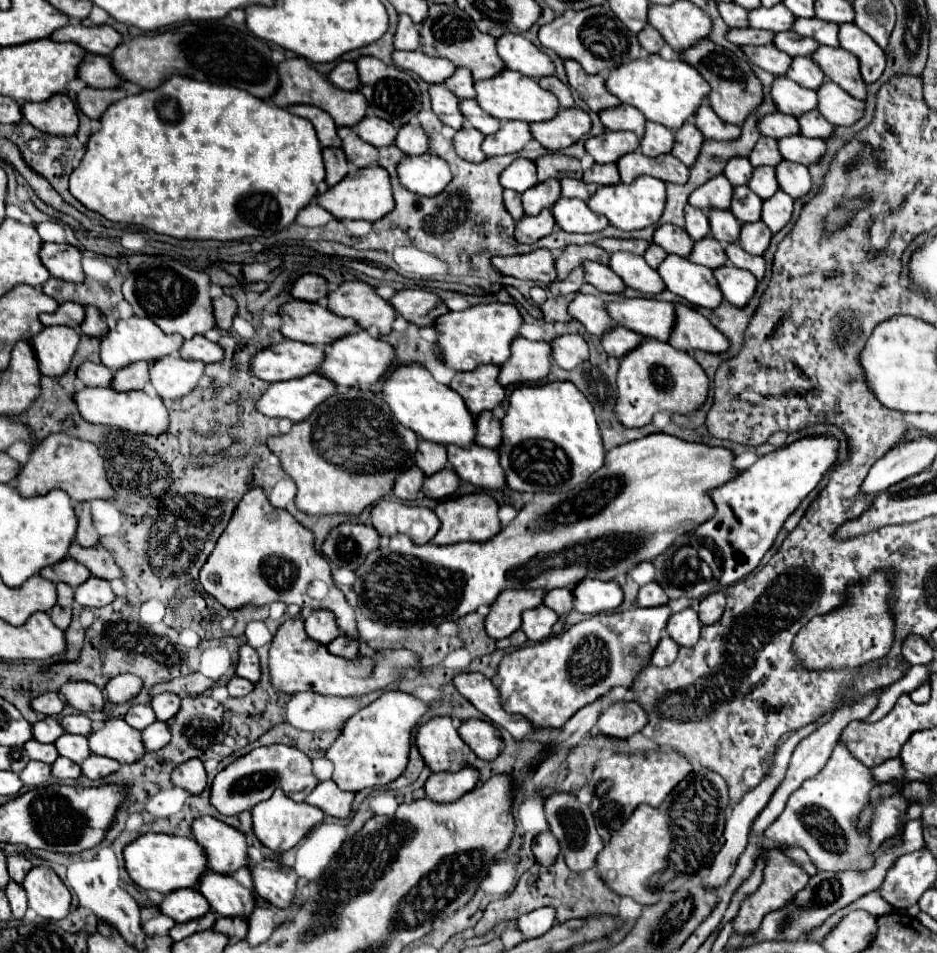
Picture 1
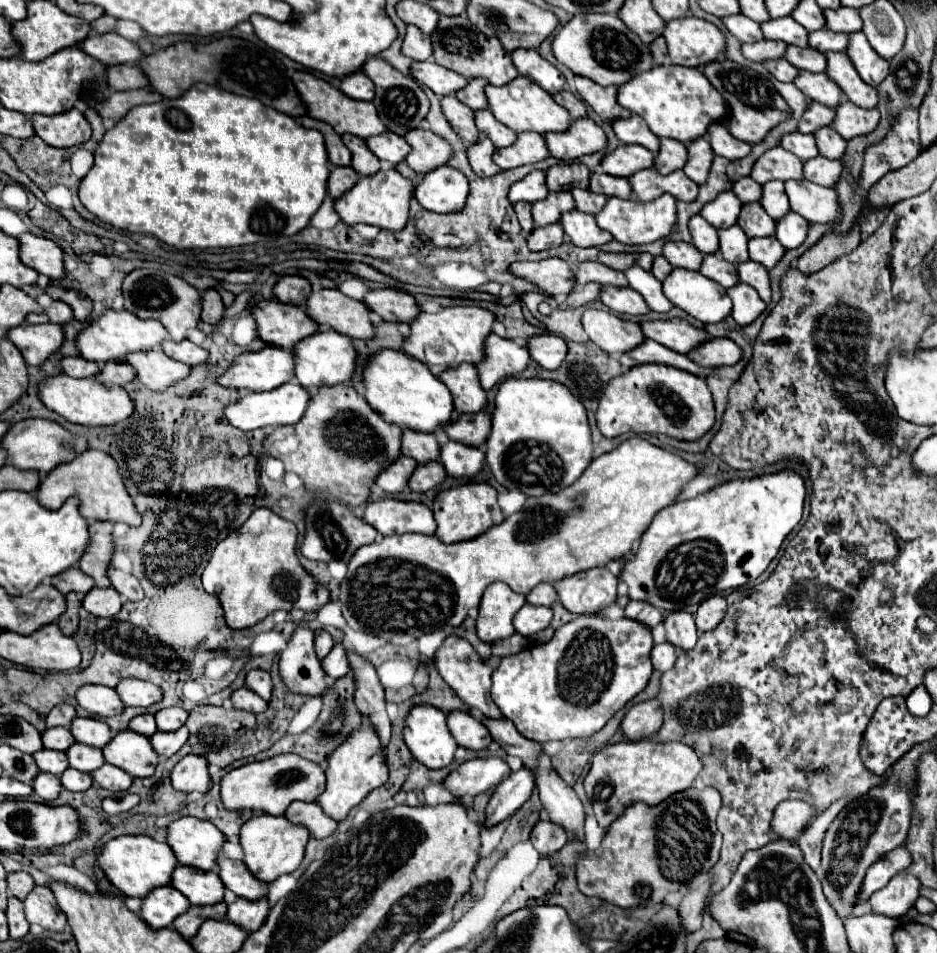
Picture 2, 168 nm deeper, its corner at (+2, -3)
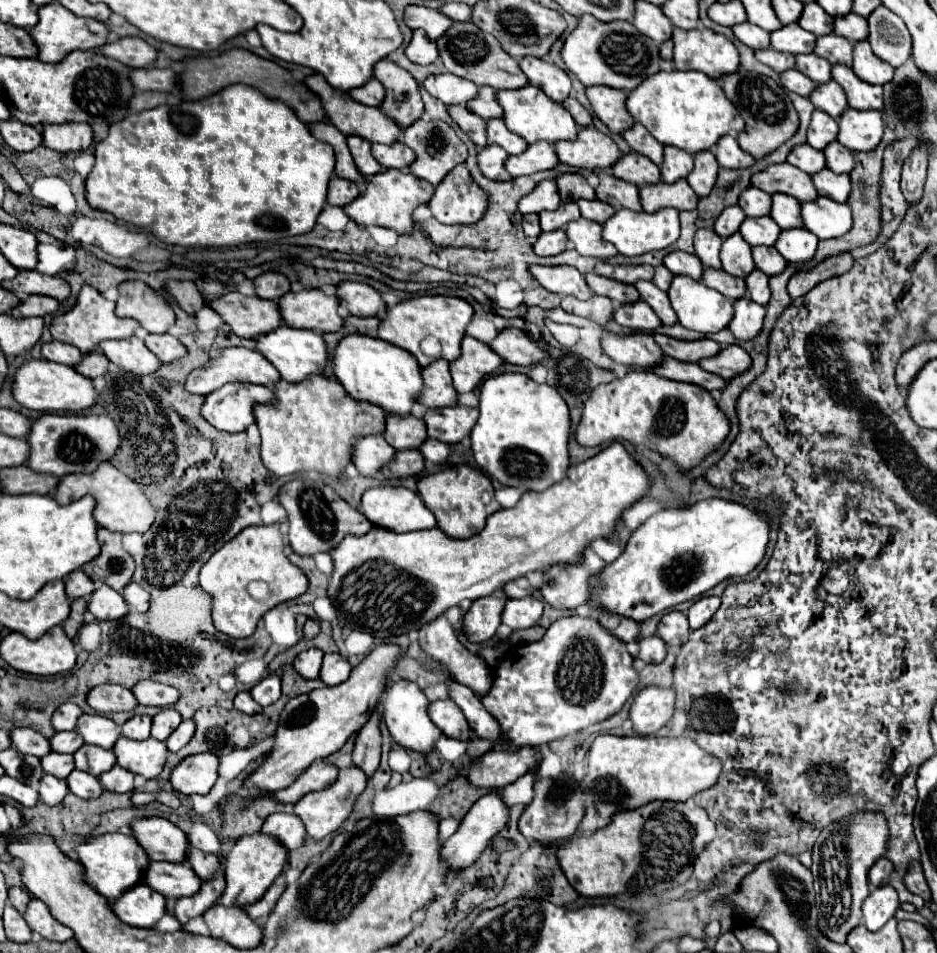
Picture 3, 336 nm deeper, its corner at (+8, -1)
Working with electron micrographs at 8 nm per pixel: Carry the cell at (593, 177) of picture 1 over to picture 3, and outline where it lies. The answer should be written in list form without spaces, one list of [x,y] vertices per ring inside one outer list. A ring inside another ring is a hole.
[[[599,174],[601,184],[597,186],[597,200],[611,204],[615,210],[627,208],[633,212],[641,212],[641,198],[637,198],[637,186],[625,180],[619,180],[611,174]]]

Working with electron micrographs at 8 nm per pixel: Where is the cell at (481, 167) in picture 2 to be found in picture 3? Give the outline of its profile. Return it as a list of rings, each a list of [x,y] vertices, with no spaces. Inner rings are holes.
[[[487,146],[479,154],[479,168],[491,180],[513,180],[513,176],[505,170],[505,158],[509,158],[509,154],[505,154],[501,146]]]

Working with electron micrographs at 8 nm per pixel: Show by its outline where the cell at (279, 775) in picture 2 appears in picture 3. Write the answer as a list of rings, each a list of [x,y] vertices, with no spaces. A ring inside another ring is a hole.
[[[317,760],[317,762],[313,762],[309,766],[309,770],[305,770],[305,774],[301,774],[299,778],[295,778],[295,782],[291,786],[275,792],[273,798],[277,802],[283,802],[287,806],[293,806],[301,796],[331,786],[337,780],[337,770],[339,768],[333,766],[333,764],[327,764],[323,760]]]

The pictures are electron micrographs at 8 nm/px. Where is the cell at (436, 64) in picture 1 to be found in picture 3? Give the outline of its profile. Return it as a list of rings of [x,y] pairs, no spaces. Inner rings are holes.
[[[449,72],[439,74],[439,76],[429,76],[425,80],[425,90],[447,106],[467,104],[469,100],[473,100],[479,94],[477,84],[473,84],[465,78],[459,78],[455,74],[449,74]]]

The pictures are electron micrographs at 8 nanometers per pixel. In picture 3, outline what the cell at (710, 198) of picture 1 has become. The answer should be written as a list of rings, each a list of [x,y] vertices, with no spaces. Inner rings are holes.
[[[729,206],[721,212],[721,216],[717,218],[715,222],[715,232],[721,236],[721,238],[729,238],[729,234],[735,234],[741,226],[741,222],[745,220],[745,212],[739,208],[739,206]]]

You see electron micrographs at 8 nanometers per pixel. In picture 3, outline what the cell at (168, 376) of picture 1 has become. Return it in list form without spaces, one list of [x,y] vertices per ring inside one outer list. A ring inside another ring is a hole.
[[[137,336],[125,340],[105,340],[99,344],[101,352],[109,358],[109,362],[133,374],[149,374],[159,368],[159,360],[153,352],[147,350],[145,342]]]

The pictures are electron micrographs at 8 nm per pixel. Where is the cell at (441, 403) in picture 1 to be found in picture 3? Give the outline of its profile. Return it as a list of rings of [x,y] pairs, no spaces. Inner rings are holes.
[[[357,332],[347,334],[337,344],[333,352],[333,372],[349,396],[363,402],[373,402],[395,414],[409,414],[411,406],[415,404],[415,396],[423,388],[421,366],[417,364],[413,354],[385,340]]]

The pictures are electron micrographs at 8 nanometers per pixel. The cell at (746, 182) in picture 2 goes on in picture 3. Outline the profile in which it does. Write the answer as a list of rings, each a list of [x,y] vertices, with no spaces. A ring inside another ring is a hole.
[[[755,186],[747,188],[741,198],[739,198],[739,206],[743,208],[743,212],[749,218],[761,218],[761,216],[769,216],[771,210],[771,196],[765,194],[763,190],[757,190]]]

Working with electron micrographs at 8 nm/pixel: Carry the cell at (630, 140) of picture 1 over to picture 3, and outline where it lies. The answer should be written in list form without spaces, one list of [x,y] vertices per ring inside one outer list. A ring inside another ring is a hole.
[[[631,152],[627,156],[623,156],[615,166],[613,166],[613,174],[625,182],[631,182],[635,186],[643,186],[645,182],[661,182],[661,172],[659,166],[653,164],[649,158]]]

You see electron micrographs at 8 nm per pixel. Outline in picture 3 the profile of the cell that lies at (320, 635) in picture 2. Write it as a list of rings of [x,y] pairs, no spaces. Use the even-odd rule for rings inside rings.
[[[311,648],[311,650],[301,652],[301,654],[295,658],[293,666],[295,666],[297,674],[301,674],[301,678],[305,678],[305,680],[315,680],[315,678],[319,678],[321,662],[323,662],[323,652],[317,650],[317,648]]]

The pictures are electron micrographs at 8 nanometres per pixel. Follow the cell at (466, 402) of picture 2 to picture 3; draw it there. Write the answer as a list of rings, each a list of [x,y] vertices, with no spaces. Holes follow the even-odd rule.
[[[443,360],[431,362],[429,366],[421,368],[421,376],[423,376],[423,390],[417,398],[419,404],[427,408],[443,408],[457,404],[457,394],[453,390],[449,364],[445,364]]]

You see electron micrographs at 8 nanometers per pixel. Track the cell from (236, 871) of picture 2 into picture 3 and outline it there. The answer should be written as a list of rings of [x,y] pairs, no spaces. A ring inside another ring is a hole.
[[[189,848],[185,860],[201,880],[209,880],[217,870],[221,870],[221,862],[217,862],[219,858],[215,854],[205,854],[197,848]]]

